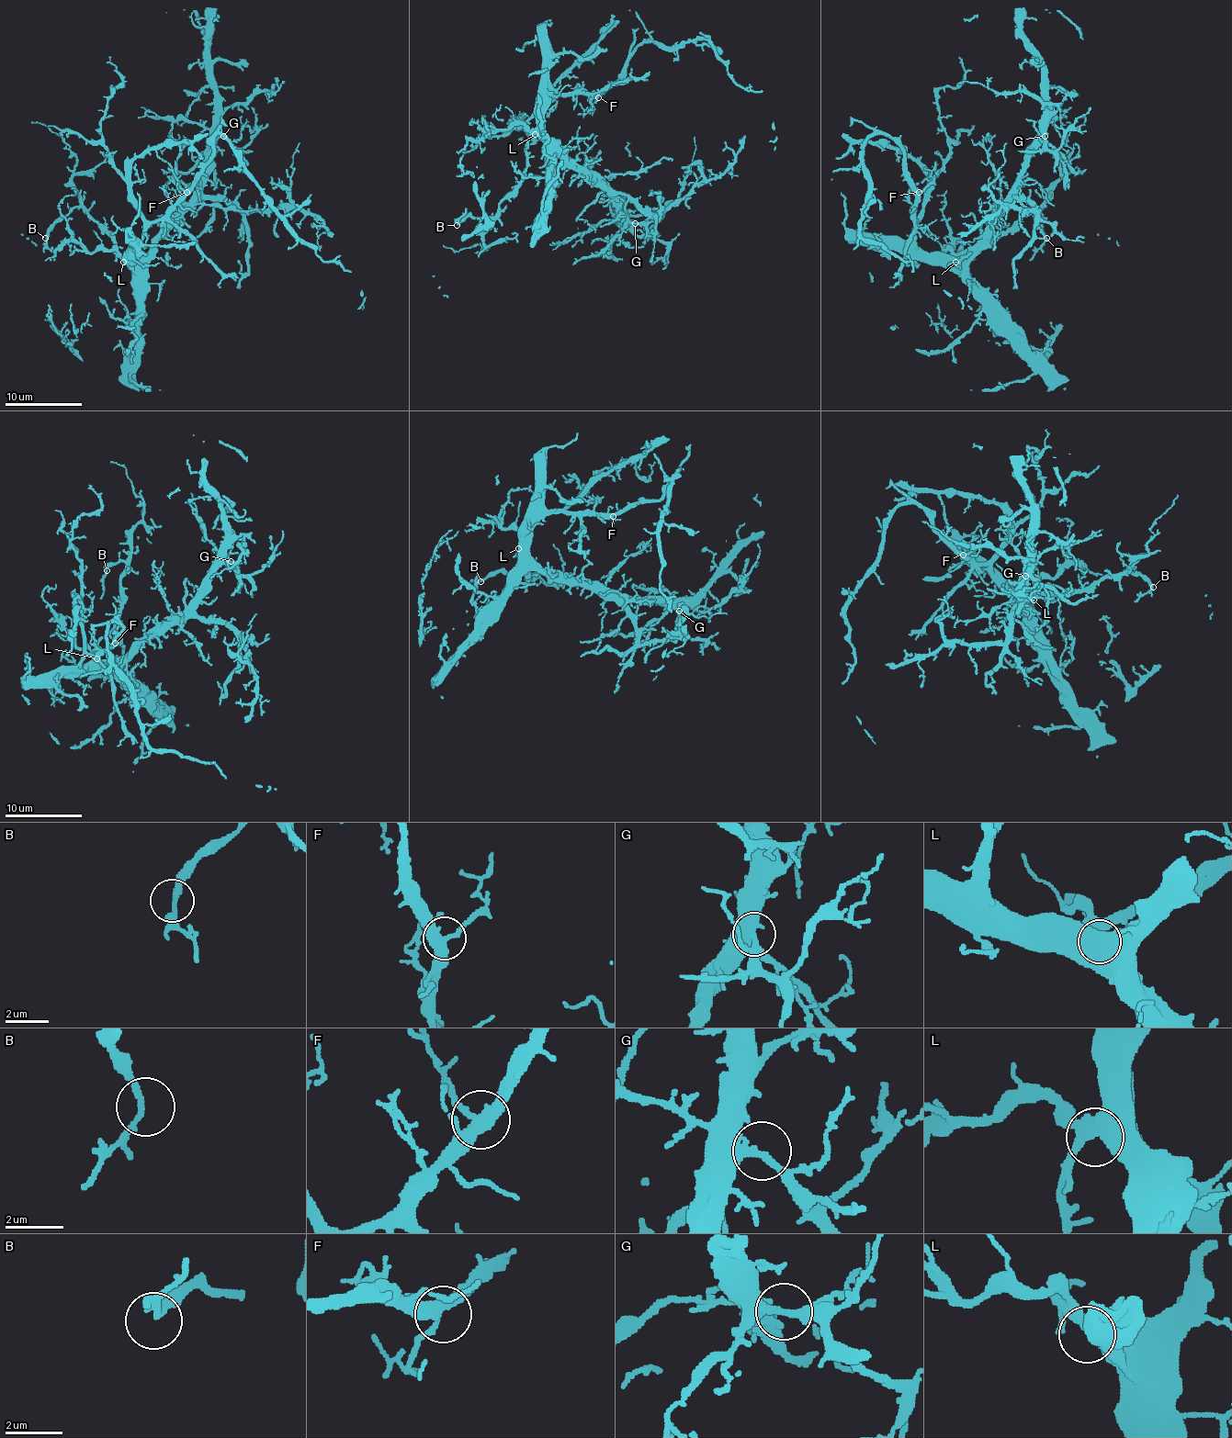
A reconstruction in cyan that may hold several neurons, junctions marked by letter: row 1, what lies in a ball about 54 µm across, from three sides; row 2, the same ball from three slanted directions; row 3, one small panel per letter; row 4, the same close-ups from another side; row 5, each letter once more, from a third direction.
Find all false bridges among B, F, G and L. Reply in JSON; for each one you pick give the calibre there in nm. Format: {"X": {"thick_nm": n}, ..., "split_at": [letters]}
{"split_at": []}

